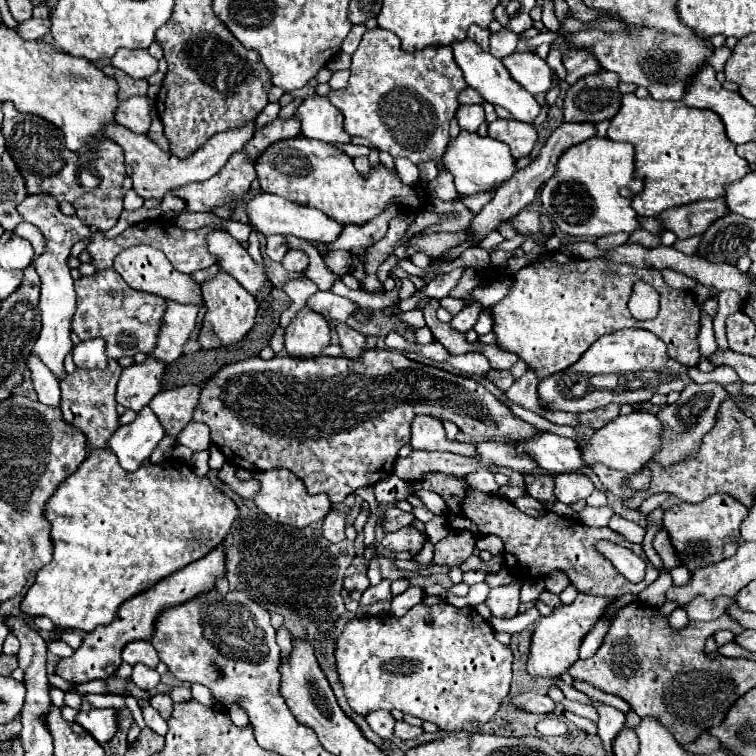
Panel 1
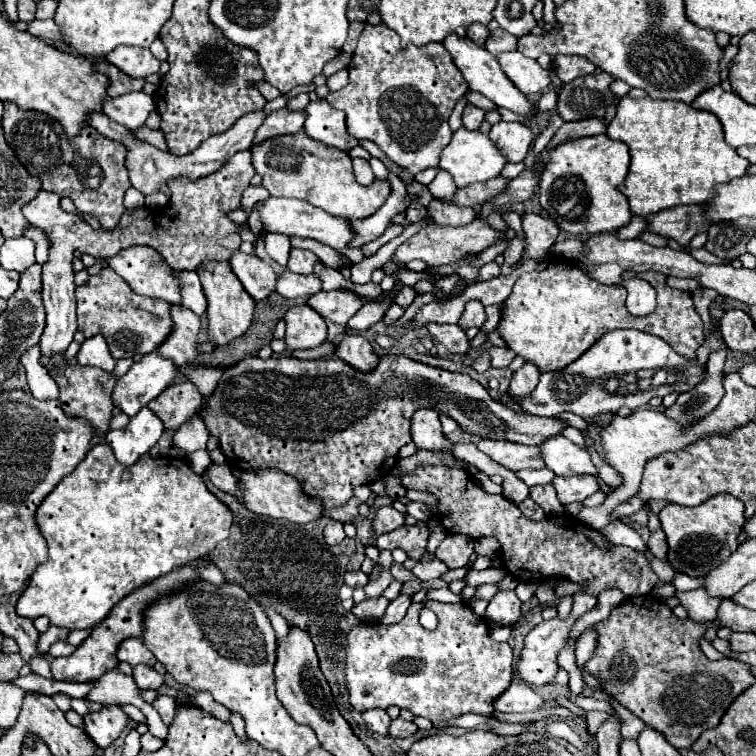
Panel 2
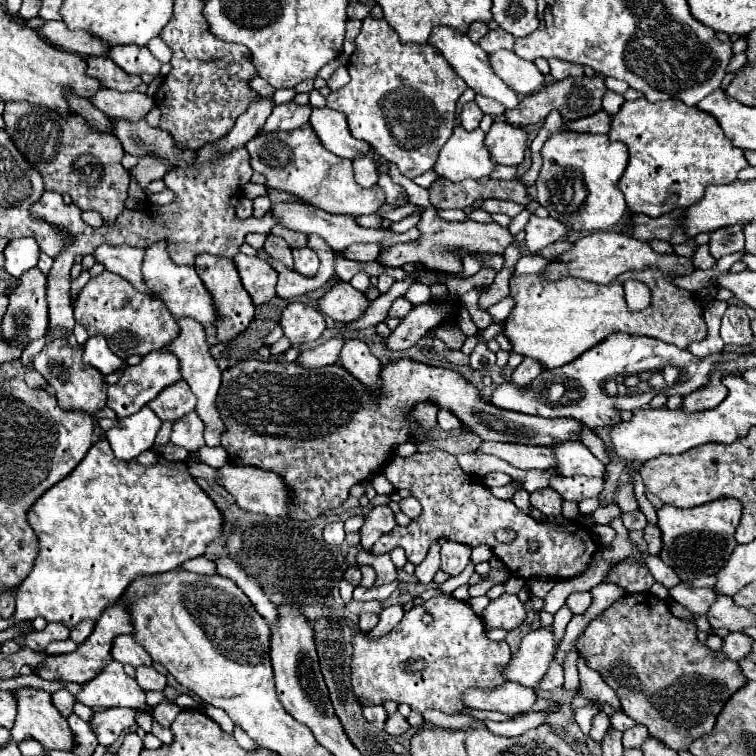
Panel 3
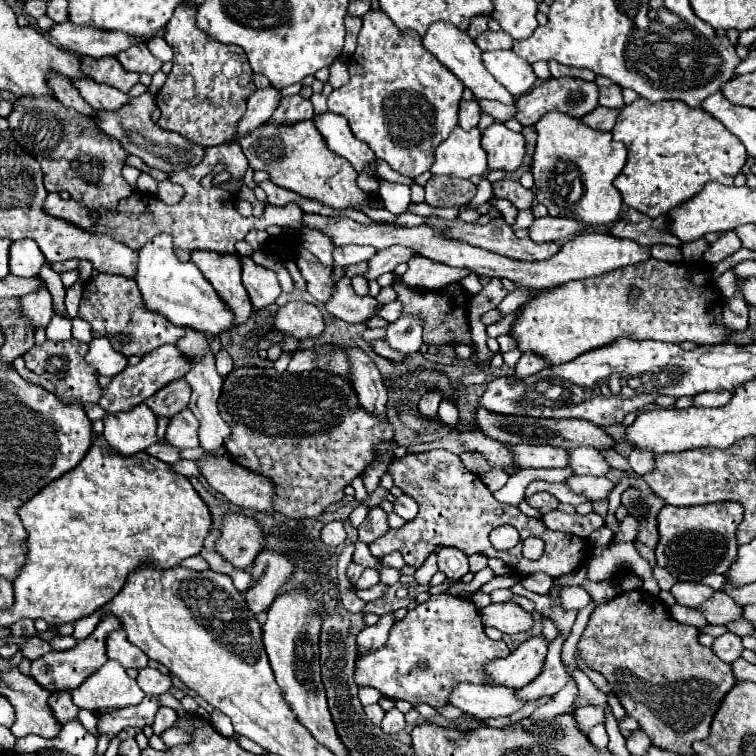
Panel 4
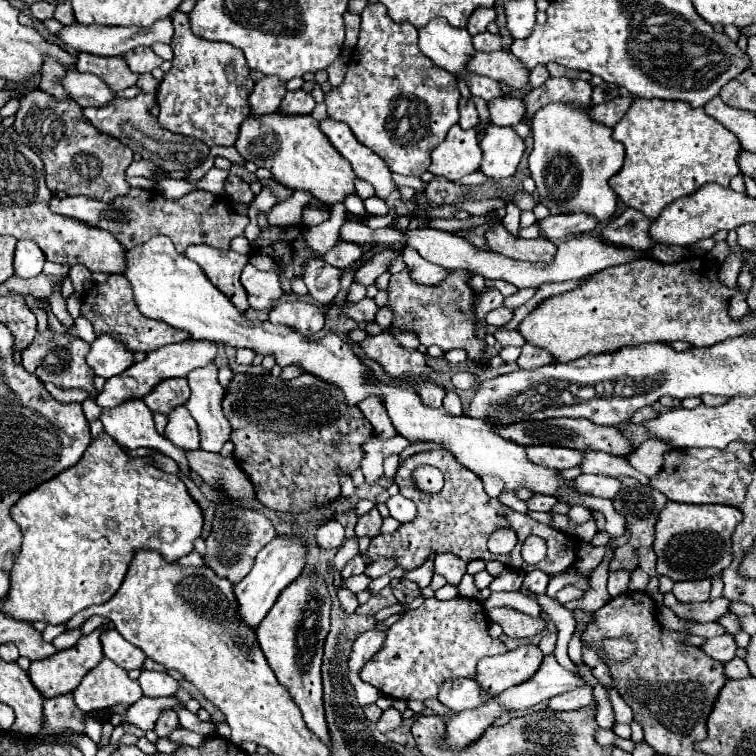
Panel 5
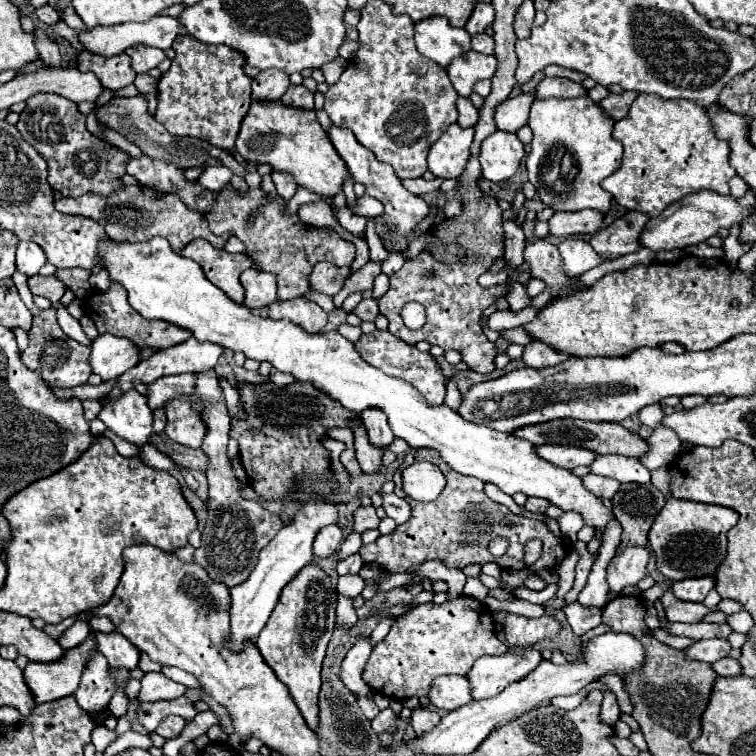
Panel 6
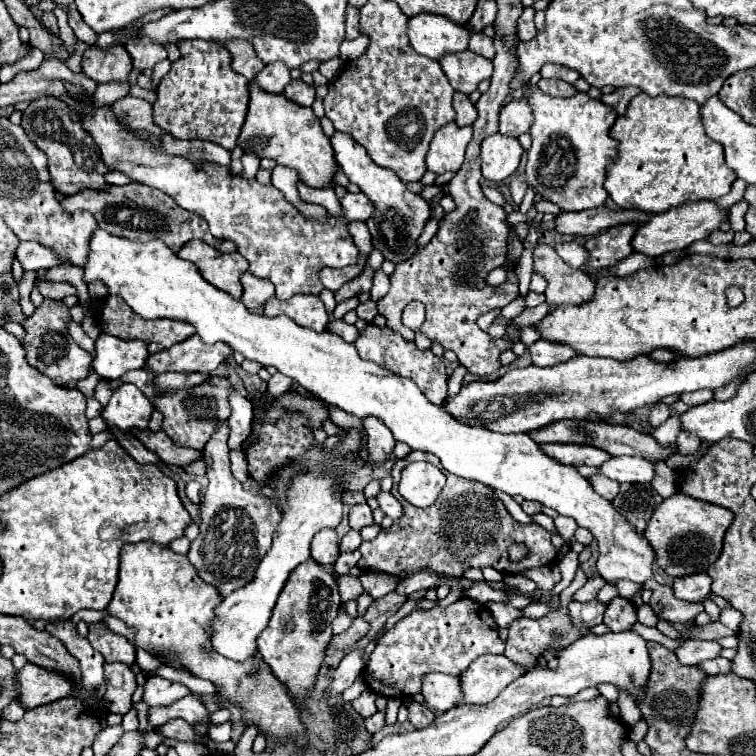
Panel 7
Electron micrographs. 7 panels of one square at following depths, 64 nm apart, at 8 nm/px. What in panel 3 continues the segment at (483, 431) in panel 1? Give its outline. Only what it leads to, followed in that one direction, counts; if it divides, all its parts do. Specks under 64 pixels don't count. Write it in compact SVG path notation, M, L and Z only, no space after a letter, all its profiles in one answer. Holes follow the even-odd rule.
M244 360L234 368L228 368L222 374L222 386L216 398L220 418L226 424L226 432L222 436L222 446L228 452L232 464L254 466L260 470L276 472L284 478L290 500L288 512L294 520L312 520L324 514L326 510L338 508L346 498L354 484L366 482L370 476L380 474L388 460L394 456L394 450L406 442L408 438L408 412L412 406L424 400L436 402L440 408L448 408L454 412L472 432L476 432L482 440L494 442L514 442L514 444L532 444L532 446L552 446L562 442L580 442L582 422L572 418L538 418L518 412L504 412L502 408L492 408L492 404L480 400L478 390L466 382L458 372L448 368L434 368L412 360L400 360L388 364L380 372L384 382L384 396L380 400L368 400L368 392L356 384L356 378L348 374L340 364L322 366L314 370L306 370L294 362L278 364L278 362L258 362Z

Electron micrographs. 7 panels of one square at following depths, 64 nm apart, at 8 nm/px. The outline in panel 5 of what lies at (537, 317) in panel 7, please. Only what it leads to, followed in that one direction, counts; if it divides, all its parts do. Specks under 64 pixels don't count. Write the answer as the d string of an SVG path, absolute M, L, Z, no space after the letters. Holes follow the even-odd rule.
M496 308L486 314L486 324L494 328L502 328L512 320L512 310L510 308Z

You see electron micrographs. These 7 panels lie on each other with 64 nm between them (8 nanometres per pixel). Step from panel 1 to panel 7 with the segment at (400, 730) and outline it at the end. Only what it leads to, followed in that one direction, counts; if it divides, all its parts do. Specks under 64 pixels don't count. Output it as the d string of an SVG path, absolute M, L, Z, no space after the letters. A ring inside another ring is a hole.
M376 712L374 716L364 718L364 726L366 726L366 730L368 730L370 734L382 730L382 728L384 728L384 712Z

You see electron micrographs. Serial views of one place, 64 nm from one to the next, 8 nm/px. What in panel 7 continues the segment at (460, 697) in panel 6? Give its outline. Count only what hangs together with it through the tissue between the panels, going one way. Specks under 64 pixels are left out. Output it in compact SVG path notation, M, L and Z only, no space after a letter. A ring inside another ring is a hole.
M428 672L422 676L422 696L424 702L440 712L454 708L460 702L458 676L448 676L440 672Z

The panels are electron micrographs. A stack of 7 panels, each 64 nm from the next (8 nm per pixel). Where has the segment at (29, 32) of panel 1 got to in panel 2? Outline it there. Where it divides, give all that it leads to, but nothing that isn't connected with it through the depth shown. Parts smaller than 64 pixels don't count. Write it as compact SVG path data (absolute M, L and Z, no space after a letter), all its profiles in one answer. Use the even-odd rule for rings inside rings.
M32 20L28 26L28 32L32 32L38 38L44 38L48 42L54 42L56 46L66 46L64 36L54 20Z

